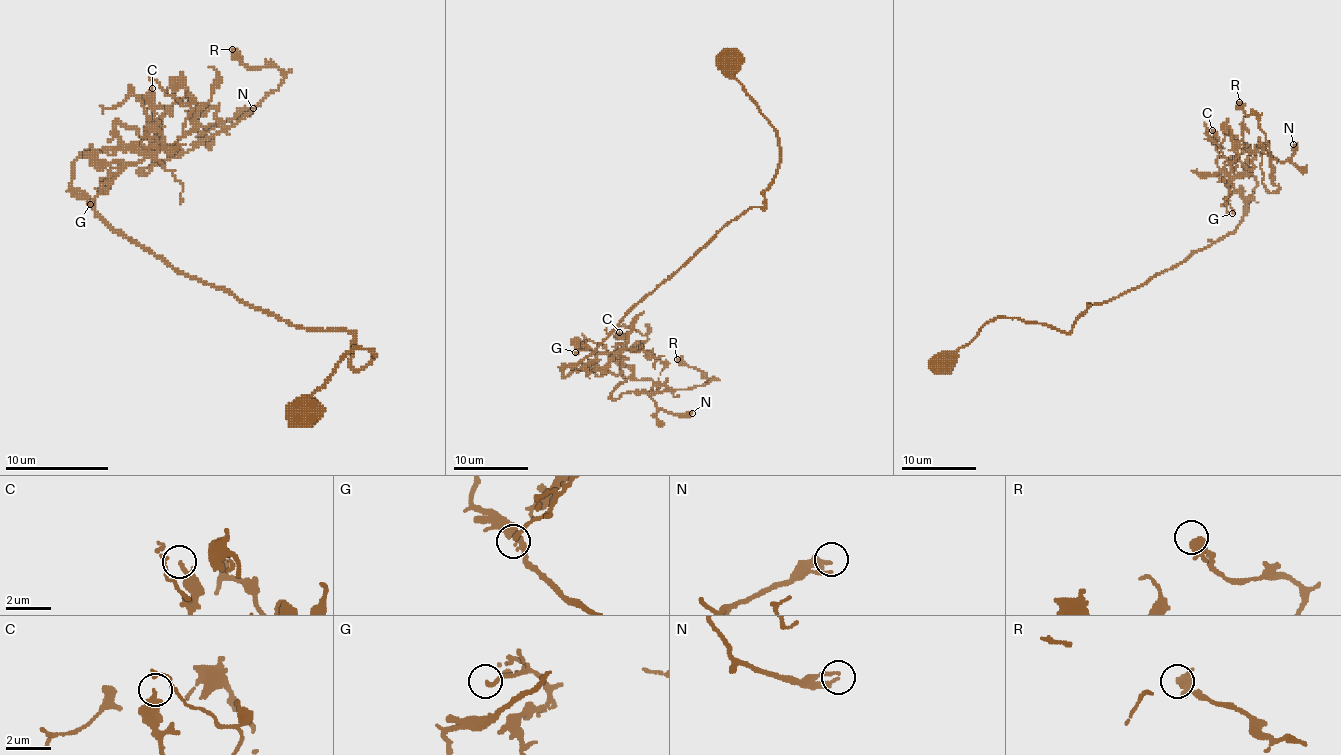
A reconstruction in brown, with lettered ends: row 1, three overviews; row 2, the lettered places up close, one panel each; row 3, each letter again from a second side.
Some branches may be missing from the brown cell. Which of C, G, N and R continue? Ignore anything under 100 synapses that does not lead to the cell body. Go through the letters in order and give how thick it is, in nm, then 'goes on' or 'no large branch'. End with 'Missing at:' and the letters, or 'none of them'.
C: calibre 200 nm; no large branch
G: calibre 190 nm; no large branch
N: calibre 280 nm; no large branch
R: calibre 360 nm; no large branch
Missing at: none of them

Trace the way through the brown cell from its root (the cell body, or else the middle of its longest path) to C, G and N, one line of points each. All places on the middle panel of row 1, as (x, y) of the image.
C: (727, 62), (777, 138), (764, 207), (727, 222), (562, 374), (601, 371), (627, 343), (619, 332)
G: (727, 62), (777, 138), (764, 207), (727, 222), (562, 374), (601, 371), (612, 352), (575, 352)
N: (727, 62), (777, 138), (764, 207), (562, 371), (601, 371), (617, 352), (658, 408), (692, 413)

